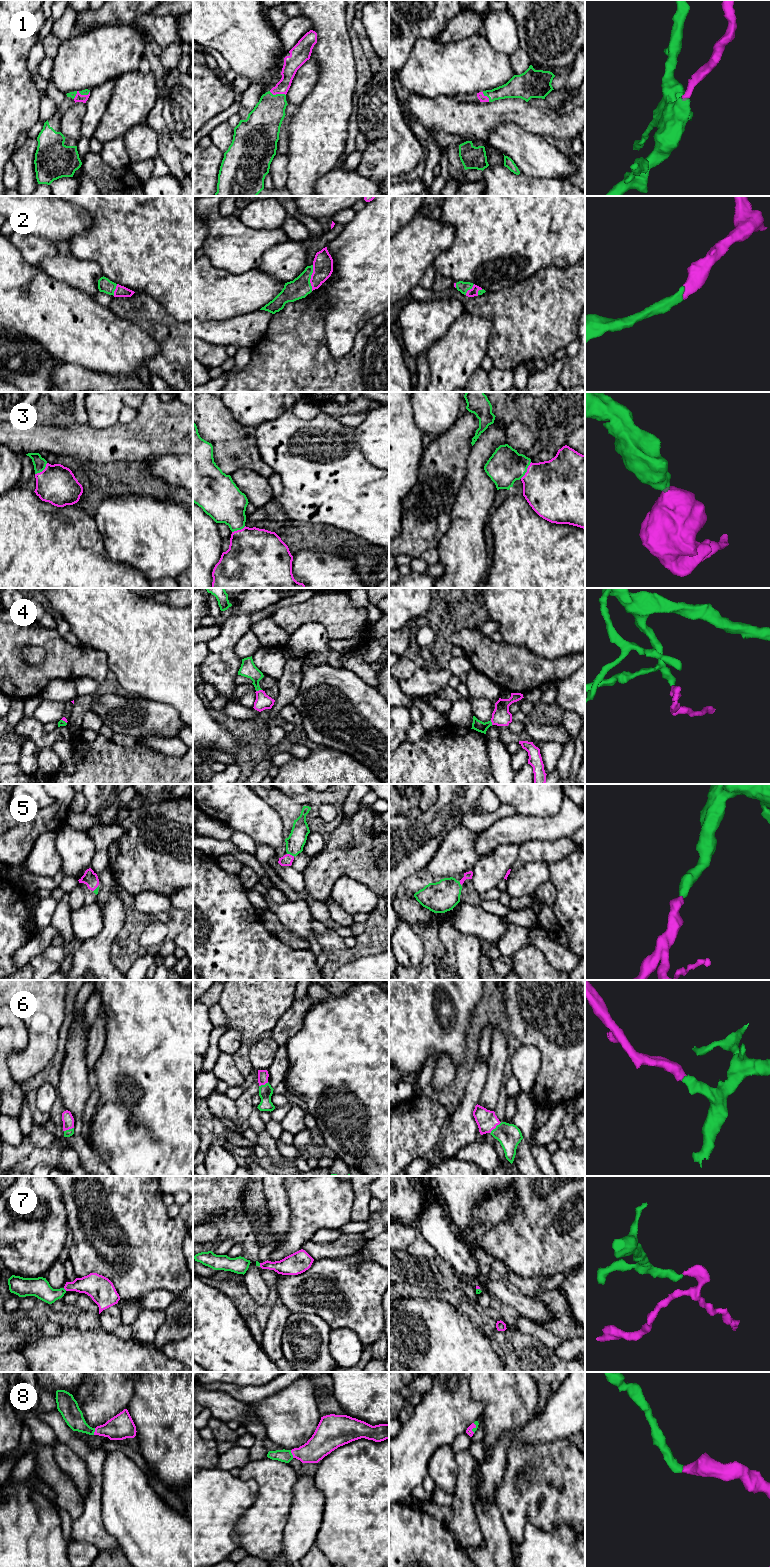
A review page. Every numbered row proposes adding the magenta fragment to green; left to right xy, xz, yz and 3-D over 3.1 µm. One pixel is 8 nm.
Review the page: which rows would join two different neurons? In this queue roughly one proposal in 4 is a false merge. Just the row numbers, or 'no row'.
no row

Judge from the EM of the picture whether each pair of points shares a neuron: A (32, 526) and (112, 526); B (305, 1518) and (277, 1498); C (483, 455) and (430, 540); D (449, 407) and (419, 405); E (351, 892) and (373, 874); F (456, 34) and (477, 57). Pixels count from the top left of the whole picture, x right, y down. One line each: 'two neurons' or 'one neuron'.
A: two neurons
B: two neurons
C: two neurons
D: one neuron
E: two neurons
F: two neurons

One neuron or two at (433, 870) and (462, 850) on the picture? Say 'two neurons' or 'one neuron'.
one neuron

